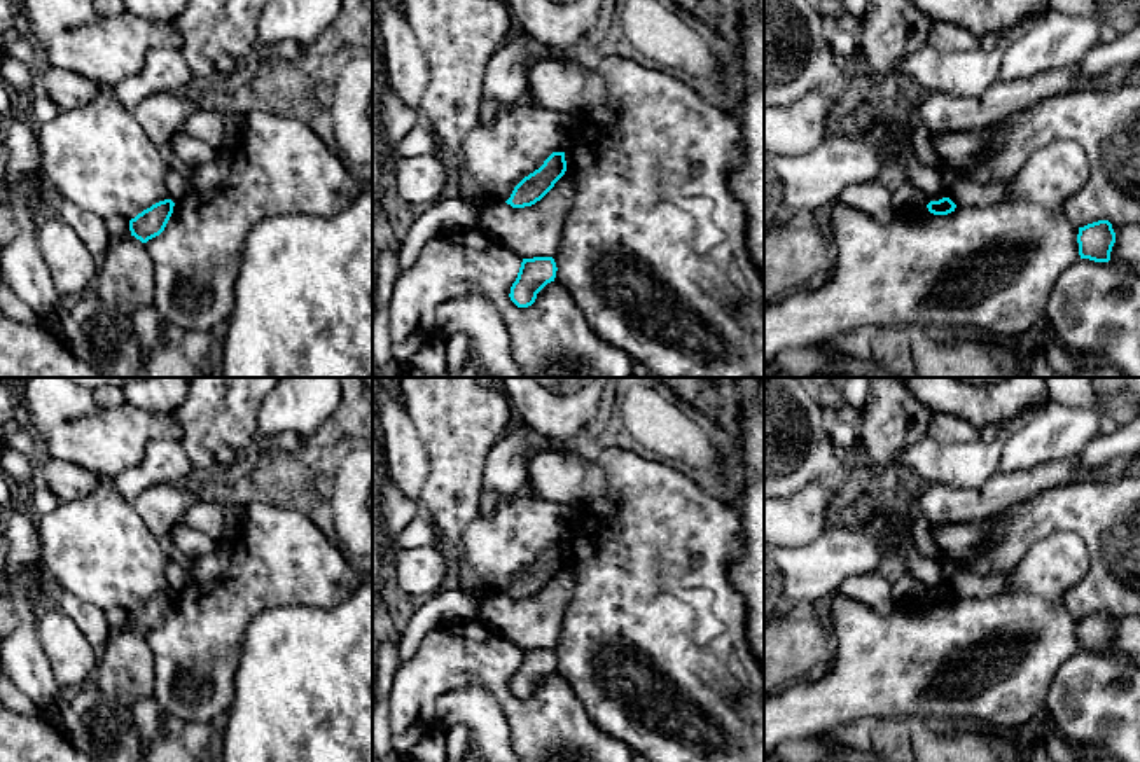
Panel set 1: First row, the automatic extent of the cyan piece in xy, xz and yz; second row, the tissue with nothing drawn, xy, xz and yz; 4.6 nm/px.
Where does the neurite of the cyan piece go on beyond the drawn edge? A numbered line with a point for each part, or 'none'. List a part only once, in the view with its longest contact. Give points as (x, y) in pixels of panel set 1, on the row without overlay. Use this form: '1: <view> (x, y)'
none

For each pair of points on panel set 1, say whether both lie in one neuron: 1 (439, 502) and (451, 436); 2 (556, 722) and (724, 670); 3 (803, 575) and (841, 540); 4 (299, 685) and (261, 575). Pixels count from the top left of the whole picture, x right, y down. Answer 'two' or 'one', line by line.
1: one
2: two
3: one
4: two

